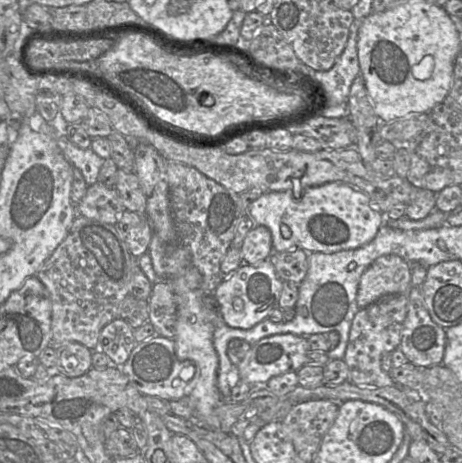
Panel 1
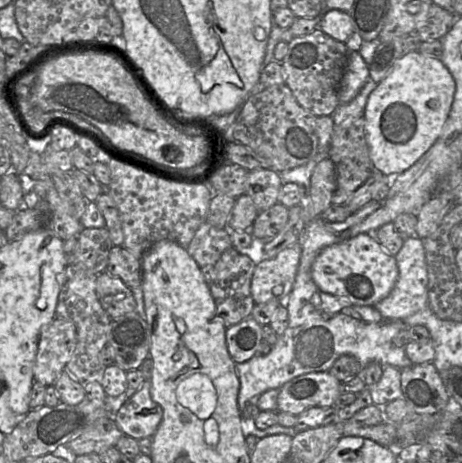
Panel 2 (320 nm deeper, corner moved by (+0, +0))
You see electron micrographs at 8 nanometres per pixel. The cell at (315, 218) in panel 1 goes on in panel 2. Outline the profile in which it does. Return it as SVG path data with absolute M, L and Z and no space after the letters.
M357 236L325 247L311 268L315 284L328 294L346 297L359 306L373 306L384 300L394 288L399 276L395 257L389 254L374 236Z

